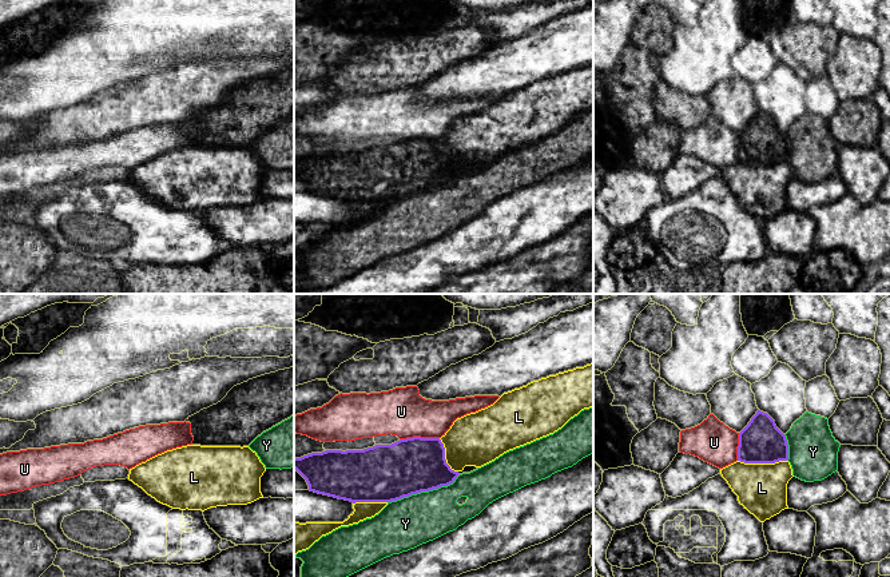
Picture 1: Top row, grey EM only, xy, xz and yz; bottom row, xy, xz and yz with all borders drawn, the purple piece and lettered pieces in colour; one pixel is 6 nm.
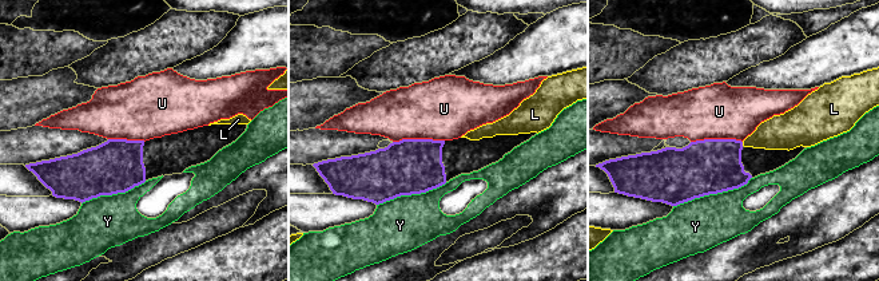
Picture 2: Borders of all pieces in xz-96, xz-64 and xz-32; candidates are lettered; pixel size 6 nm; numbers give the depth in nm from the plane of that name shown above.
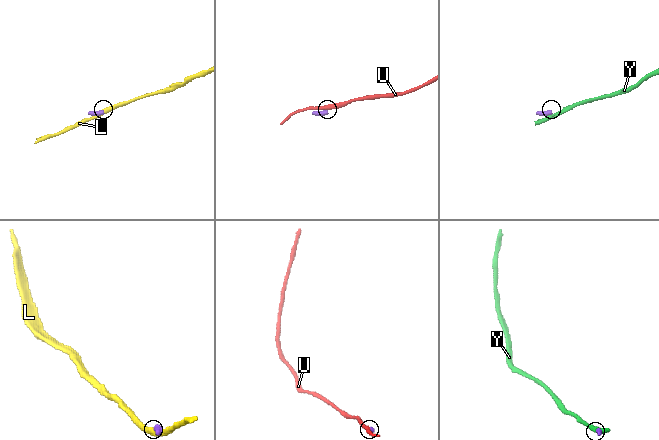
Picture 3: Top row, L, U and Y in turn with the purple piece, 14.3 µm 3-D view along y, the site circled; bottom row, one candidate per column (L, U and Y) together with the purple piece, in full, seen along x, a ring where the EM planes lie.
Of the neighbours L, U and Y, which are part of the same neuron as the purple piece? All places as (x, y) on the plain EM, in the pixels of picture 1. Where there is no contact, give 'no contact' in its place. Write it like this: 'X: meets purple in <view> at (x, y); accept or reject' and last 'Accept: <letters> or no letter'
L: meets purple in yz at (762, 163); reject
U: meets purple in xz at (418, 138); reject
Y: meets purple in xz at (424, 191); reject
Accept: no letter

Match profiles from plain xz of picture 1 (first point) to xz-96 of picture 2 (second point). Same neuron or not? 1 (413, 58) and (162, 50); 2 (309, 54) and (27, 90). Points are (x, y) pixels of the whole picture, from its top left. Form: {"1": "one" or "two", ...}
{"1": "one", "2": "two"}

